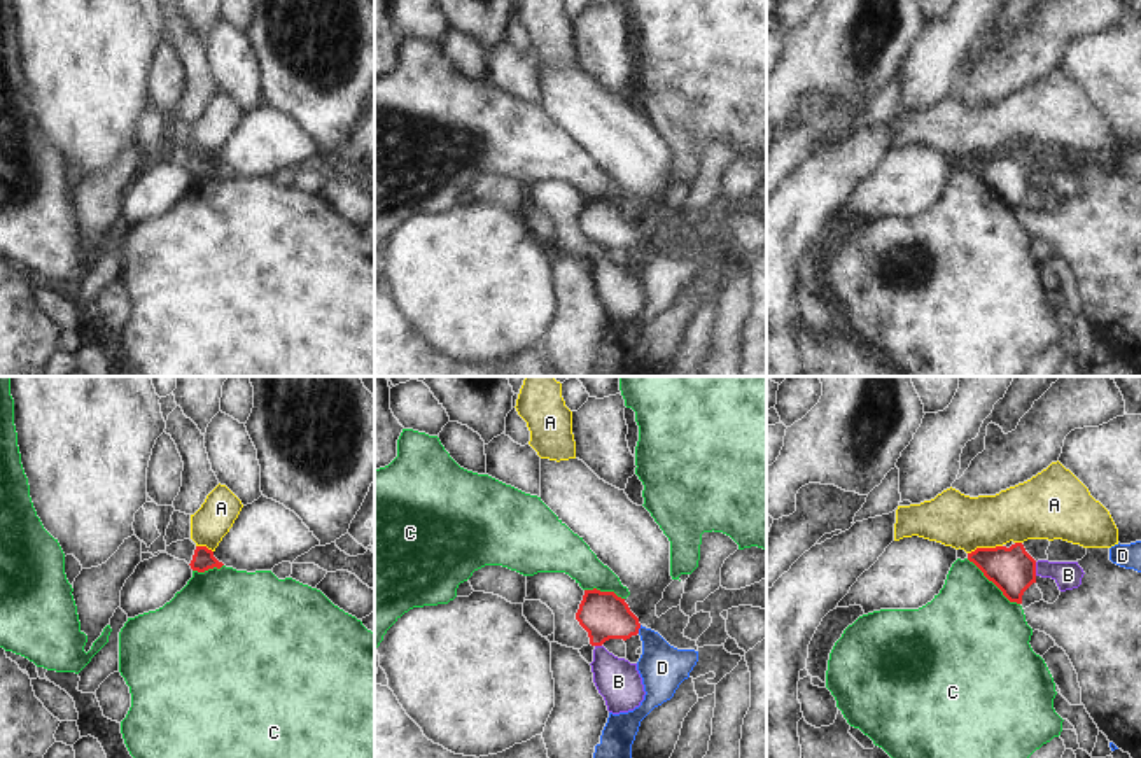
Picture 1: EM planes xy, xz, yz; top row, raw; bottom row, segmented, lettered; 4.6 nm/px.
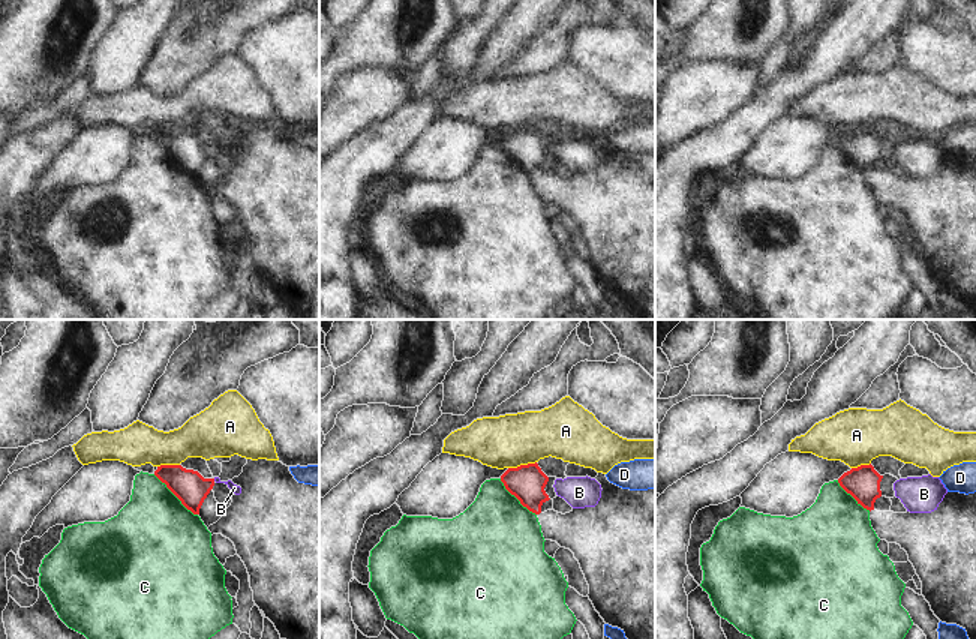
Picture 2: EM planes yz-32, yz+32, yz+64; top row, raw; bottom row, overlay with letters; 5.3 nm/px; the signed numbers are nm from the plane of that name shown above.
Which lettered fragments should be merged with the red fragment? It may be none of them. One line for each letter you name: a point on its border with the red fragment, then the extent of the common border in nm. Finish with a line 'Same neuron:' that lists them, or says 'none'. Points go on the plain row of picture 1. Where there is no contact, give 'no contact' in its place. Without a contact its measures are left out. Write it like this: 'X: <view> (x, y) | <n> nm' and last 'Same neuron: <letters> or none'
D: xz (639, 235) | 40 nm
Same neuron: D

